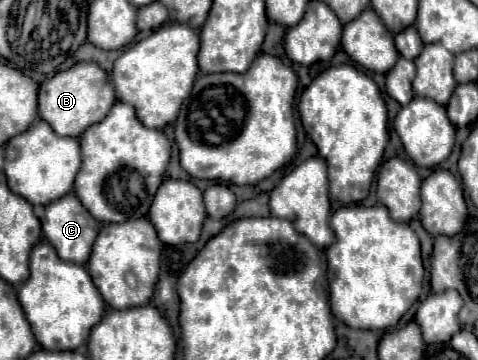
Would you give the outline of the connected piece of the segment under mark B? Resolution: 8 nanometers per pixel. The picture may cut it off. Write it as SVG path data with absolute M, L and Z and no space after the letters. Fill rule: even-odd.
M78 62L72 68L58 72L56 76L42 82L38 100L40 100L40 106L38 106L40 118L46 120L58 136L76 138L90 124L96 124L106 116L106 112L116 102L116 94L114 94L114 84L110 76L96 62Z

